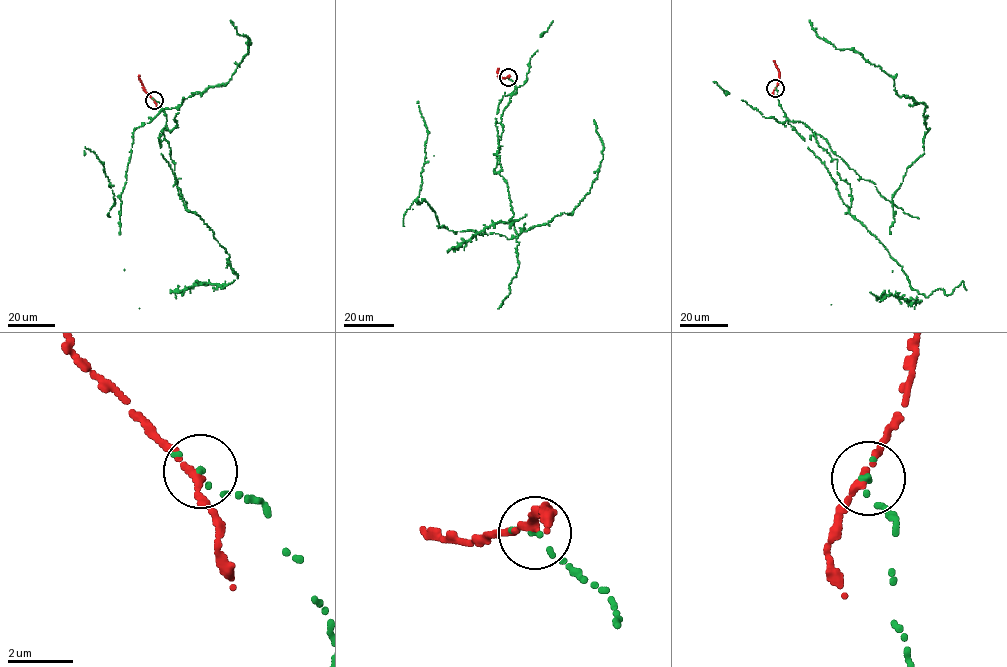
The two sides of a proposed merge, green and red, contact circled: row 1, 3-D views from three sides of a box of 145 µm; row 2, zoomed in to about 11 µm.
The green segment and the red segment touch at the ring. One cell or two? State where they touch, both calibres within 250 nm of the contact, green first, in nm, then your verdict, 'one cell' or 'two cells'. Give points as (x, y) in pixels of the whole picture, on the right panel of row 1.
(775, 88) | 160/220 nm | two cells

